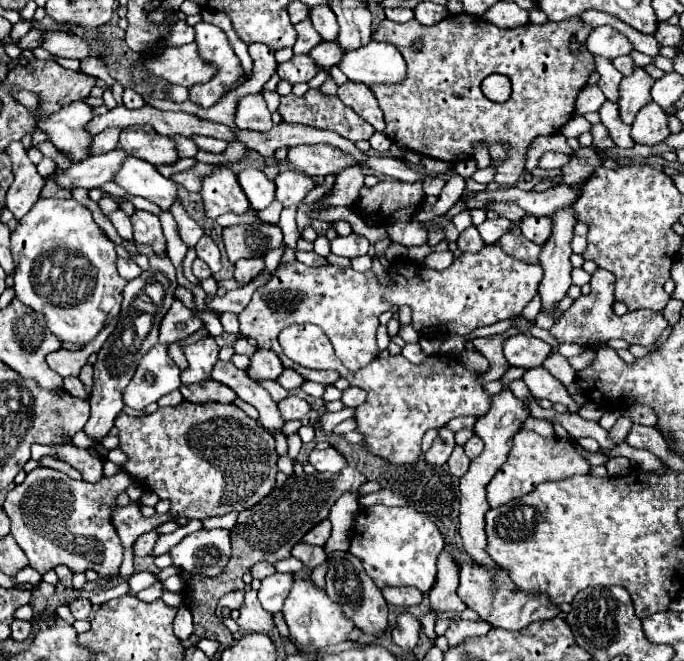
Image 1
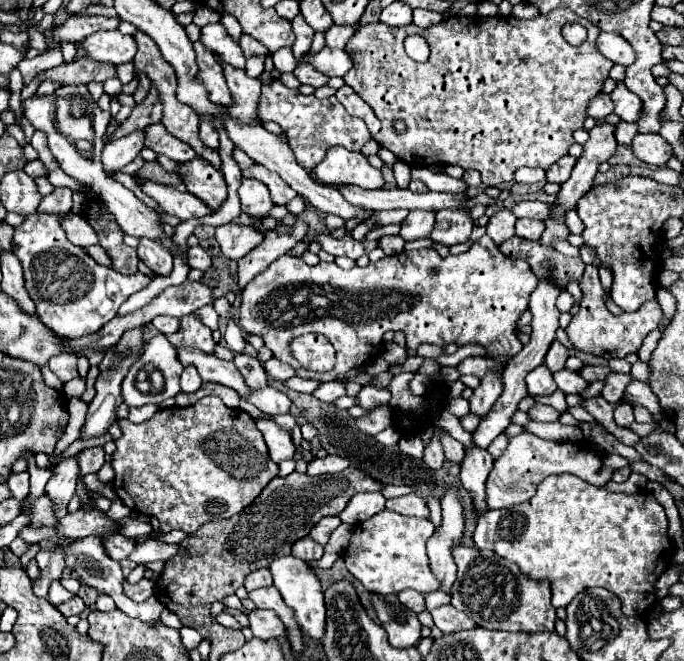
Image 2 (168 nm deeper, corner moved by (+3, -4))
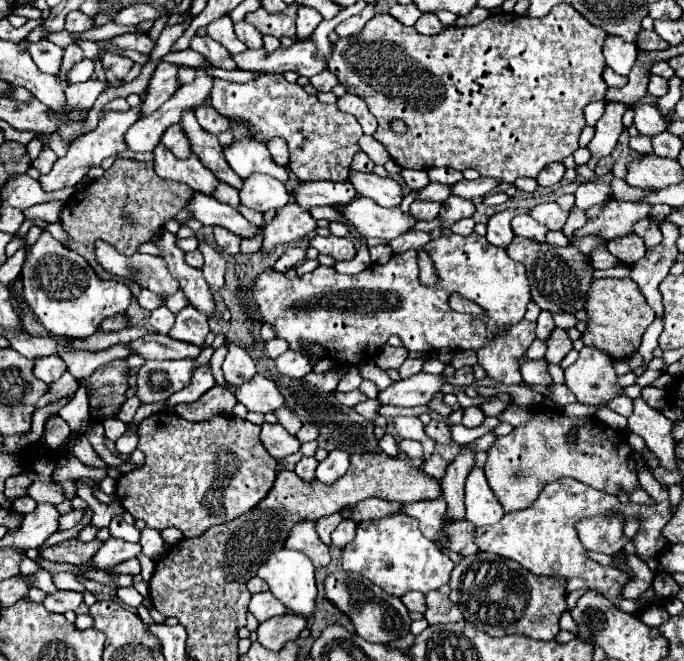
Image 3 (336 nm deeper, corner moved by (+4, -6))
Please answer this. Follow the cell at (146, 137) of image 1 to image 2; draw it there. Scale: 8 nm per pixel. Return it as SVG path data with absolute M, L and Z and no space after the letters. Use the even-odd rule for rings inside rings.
M163 124L147 126L143 132L145 132L145 148L151 148L155 154L163 154L177 162L189 162L197 156L187 142L181 142L179 138L169 134Z

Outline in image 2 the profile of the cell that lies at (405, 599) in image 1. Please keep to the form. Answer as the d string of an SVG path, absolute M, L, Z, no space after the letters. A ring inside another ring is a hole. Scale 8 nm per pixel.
M403 590L403 592L397 594L397 598L399 598L399 602L401 602L403 606L407 606L409 610L413 610L413 612L417 612L417 614L425 610L425 598L423 598L421 592Z

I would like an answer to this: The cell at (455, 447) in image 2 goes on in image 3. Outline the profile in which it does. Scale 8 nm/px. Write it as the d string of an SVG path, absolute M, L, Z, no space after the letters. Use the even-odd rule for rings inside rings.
M430 420L430 424L424 426L424 432L432 440L436 440L436 444L448 444L452 440L450 428L444 422L438 422L438 420Z

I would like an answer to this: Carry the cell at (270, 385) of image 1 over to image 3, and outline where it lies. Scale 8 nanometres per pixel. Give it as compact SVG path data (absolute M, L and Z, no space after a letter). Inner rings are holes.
M228 342L226 348L228 348L228 354L224 358L222 370L224 370L226 382L234 384L238 388L256 374L256 366L254 366L254 360L248 356L248 352L244 348L240 348L238 344Z

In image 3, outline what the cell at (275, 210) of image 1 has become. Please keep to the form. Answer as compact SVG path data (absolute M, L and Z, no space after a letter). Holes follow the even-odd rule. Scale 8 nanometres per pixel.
M263 229L258 230L258 234L252 239L242 239L240 251L243 254L256 253L261 249L263 241Z

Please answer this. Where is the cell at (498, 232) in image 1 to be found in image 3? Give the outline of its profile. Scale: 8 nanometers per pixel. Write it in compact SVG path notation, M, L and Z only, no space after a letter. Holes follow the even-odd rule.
M508 208L508 210L502 210L498 214L494 214L490 220L488 220L488 232L486 232L486 238L492 246L498 246L498 248L506 248L512 238L514 238L514 232L510 228L510 220L516 216L516 214L528 214L530 209L528 208Z

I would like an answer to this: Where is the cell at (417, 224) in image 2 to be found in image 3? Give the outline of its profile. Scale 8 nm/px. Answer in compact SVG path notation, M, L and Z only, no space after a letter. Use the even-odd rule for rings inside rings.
M414 200L410 204L410 214L418 220L434 220L440 212L440 204L438 202L430 202L430 200Z

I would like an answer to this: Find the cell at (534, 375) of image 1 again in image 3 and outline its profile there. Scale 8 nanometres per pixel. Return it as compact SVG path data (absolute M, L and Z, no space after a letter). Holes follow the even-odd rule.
M528 360L520 366L522 380L526 384L536 384L536 386L548 386L552 384L552 376L548 374L548 360Z

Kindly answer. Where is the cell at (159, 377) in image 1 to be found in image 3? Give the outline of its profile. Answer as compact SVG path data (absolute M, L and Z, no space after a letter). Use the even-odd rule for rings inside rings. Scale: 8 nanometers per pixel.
M212 346L202 348L200 360L168 360L168 362L156 362L148 360L138 370L138 392L136 396L142 400L142 404L148 402L160 402L172 396L172 392L178 392L188 384L192 378L192 372L200 366L206 366L212 356Z

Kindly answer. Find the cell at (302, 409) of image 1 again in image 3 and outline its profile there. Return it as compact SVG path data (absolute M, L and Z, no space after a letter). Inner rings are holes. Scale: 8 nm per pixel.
M262 374L252 376L252 380L248 380L248 384L242 384L240 388L236 388L236 398L238 402L242 402L250 412L274 412L276 408L280 408L284 404L282 394L278 392L276 384L272 384L272 380L268 380Z

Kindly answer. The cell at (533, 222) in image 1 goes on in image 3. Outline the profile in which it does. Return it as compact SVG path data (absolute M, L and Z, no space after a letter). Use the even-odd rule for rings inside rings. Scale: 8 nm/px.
M518 214L512 220L512 230L516 236L530 238L534 242L544 242L546 232L548 232L548 228L544 228L542 224L538 224L538 220L534 220L532 216L526 216L526 214Z

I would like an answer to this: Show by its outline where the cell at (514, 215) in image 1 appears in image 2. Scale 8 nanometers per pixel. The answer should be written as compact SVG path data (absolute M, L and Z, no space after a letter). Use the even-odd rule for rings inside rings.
M519 202L513 206L515 218L535 218L543 220L549 216L549 204L545 202Z

